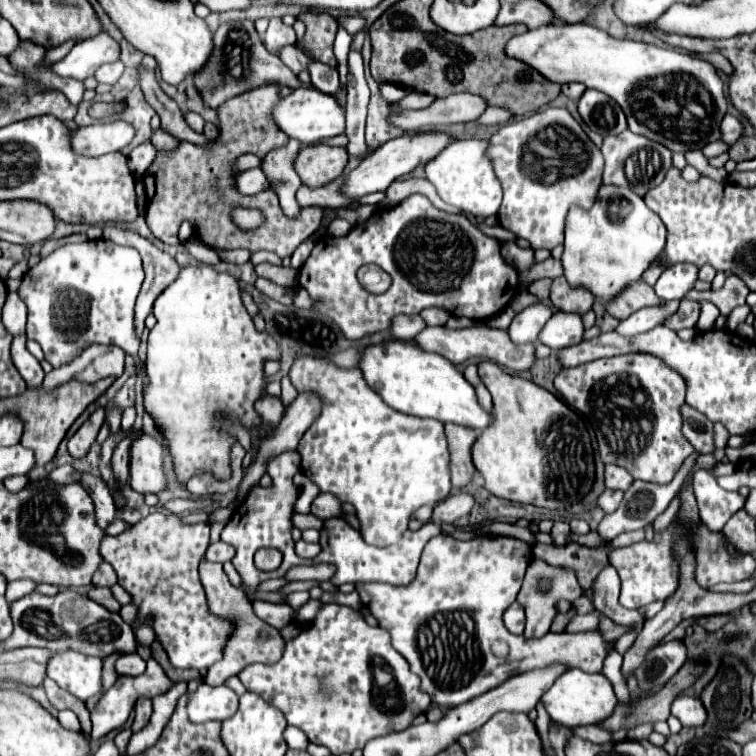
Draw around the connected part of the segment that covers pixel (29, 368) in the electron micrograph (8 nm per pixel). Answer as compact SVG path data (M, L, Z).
M18 335L12 341L12 361L16 365L16 369L20 371L20 375L24 377L28 387L38 387L44 379L44 371L40 367L40 363L36 361L36 357L28 355L26 349L26 335Z

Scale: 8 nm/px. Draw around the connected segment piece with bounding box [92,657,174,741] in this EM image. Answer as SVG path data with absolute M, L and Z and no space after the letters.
M152 657L148 659L148 669L146 669L142 675L138 675L138 677L120 675L120 677L116 679L116 683L114 683L114 685L106 691L106 695L100 699L100 703L96 705L96 709L92 711L92 739L96 741L96 739L108 735L108 733L114 731L114 729L120 729L120 727L126 723L126 719L128 719L130 711L134 709L134 705L136 705L138 699L142 699L142 697L154 699L156 695L166 693L172 685L174 685L174 681L170 681L170 679L166 677L166 673L162 671L162 667L160 667Z

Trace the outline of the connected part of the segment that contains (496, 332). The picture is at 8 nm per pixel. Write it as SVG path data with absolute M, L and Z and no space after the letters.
M426 327L422 333L416 335L416 343L430 353L438 353L452 361L454 365L464 363L470 357L490 359L510 371L528 371L536 361L536 347L534 343L516 345L510 341L510 335L502 329L490 329L490 327L472 327L472 329L448 329L448 327Z

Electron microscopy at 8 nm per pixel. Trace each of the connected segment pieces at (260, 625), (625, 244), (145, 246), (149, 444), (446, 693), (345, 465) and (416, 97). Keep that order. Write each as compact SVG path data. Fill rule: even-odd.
M202 559L200 561L200 581L204 585L204 591L206 591L206 597L208 597L208 603L210 603L210 609L212 613L216 615L222 615L226 619L230 619L234 625L236 625L236 631L234 635L228 639L228 645L224 647L224 657L222 661L218 661L216 665L212 665L204 677L204 683L208 685L222 685L228 677L232 675L238 675L246 665L252 665L252 663L266 663L266 665L272 665L276 661L280 661L282 653L284 653L284 639L280 635L278 629L272 629L272 625L260 621L254 611L252 611L252 605L250 601L246 599L244 591L236 589L220 563L212 563L212 561L206 561Z
M602 185L592 209L586 211L580 207L572 207L566 217L566 241L562 253L564 277L570 287L582 287L590 291L598 301L614 301L628 285L632 285L642 277L642 273L664 249L664 241L666 241L666 229L662 221L652 213L652 209L646 207L642 197L632 193L632 189Z
M116 225L104 227L104 239L114 241L116 245L132 247L142 255L142 261L144 261L142 267L144 267L146 279L142 283L142 291L136 301L136 331L142 335L144 319L152 313L152 303L178 277L182 267L174 261L174 257L156 249L148 239L140 237L134 231L126 231Z
M138 433L130 445L130 481L128 485L146 495L158 493L164 489L164 471L162 471L162 445L148 433Z
M438 535L424 547L418 575L410 585L396 587L388 583L356 583L356 591L362 603L378 621L378 625L390 633L392 647L404 655L404 659L410 663L412 673L420 677L422 681L420 689L428 693L430 699L440 707L466 703L498 687L502 681L510 677L512 671L524 673L528 669L544 667L556 661L568 667L584 669L588 673L600 673L608 651L614 649L614 643L606 643L598 627L572 635L546 633L540 639L516 637L508 633L508 629L504 627L502 615L516 601L530 559L532 559L532 545L516 537L496 535L496 537L476 537L470 541L460 541L450 535ZM494 641L504 641L508 645L508 653L504 657L494 655L492 651Z
M298 357L288 377L298 393L316 393L316 397L322 401L320 415L304 433L298 445L304 469L302 473L312 479L320 491L328 491L340 501L352 503L356 507L364 541L376 547L396 543L408 529L410 515L418 507L436 505L448 497L448 445L444 425L440 421L394 411L382 401L378 393L366 385L360 369L338 367L328 357Z
M412 91L410 95L406 95L406 97L404 97L402 101L398 101L396 105L390 105L390 109L406 109L406 111L424 109L424 107L428 107L432 101L434 101L432 95L422 93L422 91Z

